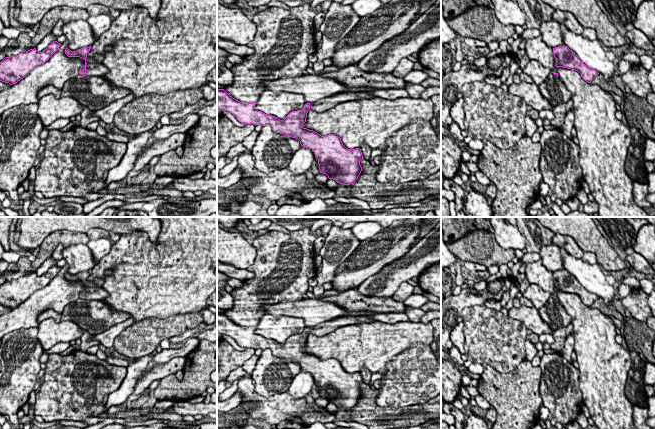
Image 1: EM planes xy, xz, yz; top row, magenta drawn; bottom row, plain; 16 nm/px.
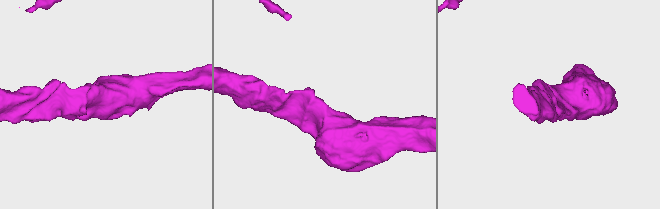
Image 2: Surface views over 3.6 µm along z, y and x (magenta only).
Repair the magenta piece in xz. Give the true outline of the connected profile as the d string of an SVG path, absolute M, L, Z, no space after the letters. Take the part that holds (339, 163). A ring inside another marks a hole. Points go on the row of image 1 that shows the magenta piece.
M349 88L348 90L345 90L344 92L338 93L331 97L327 97L313 103L306 103L301 110L290 112L282 121L275 116L267 115L261 111L256 110L254 103L240 102L230 96L224 89L217 89L217 109L232 113L241 123L253 124L255 126L270 125L274 132L298 139L301 146L309 148L314 152L315 157L318 159L318 168L320 173L326 174L329 179L333 179L337 183L350 185L355 183L362 171L360 161L364 158L361 149L348 149L343 145L340 137L334 134L321 136L313 130L303 128L301 125L306 122L307 113L310 109L316 112L324 112L342 102L371 98L375 98L375 96L367 93L365 88Z

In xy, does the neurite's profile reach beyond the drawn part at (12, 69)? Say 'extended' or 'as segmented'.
as segmented

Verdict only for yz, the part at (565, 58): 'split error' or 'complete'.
split error

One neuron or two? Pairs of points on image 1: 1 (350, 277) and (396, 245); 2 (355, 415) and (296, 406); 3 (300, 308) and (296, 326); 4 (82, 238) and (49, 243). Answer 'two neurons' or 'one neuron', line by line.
1: one neuron
2: two neurons
3: two neurons
4: one neuron

